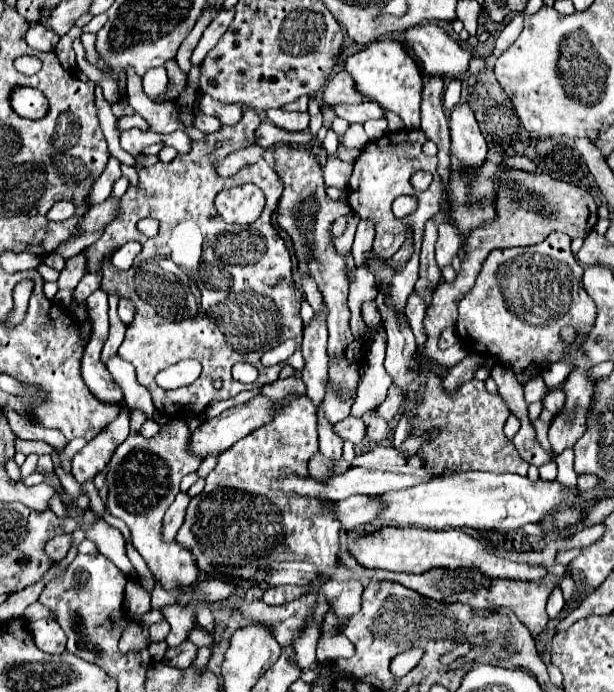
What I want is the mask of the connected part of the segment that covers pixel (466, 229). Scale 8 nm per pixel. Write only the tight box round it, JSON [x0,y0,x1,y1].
[448,156,536,236]

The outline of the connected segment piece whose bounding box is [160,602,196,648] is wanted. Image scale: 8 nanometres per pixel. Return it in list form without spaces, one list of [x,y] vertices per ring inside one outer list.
[[[176,602],[176,604],[166,606],[160,610],[164,616],[166,616],[166,620],[170,622],[170,626],[172,626],[172,630],[170,630],[168,638],[166,638],[166,644],[168,644],[170,648],[176,648],[176,646],[180,646],[180,644],[186,640],[188,630],[190,630],[190,628],[194,626],[194,622],[196,622],[194,610],[192,610],[188,604],[184,604],[184,602]]]

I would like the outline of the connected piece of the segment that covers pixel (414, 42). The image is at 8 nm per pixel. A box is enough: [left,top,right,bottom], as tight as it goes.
[404,24,472,78]

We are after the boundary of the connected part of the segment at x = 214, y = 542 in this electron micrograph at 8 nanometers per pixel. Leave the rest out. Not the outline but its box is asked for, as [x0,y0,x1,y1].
[176,396,340,574]

